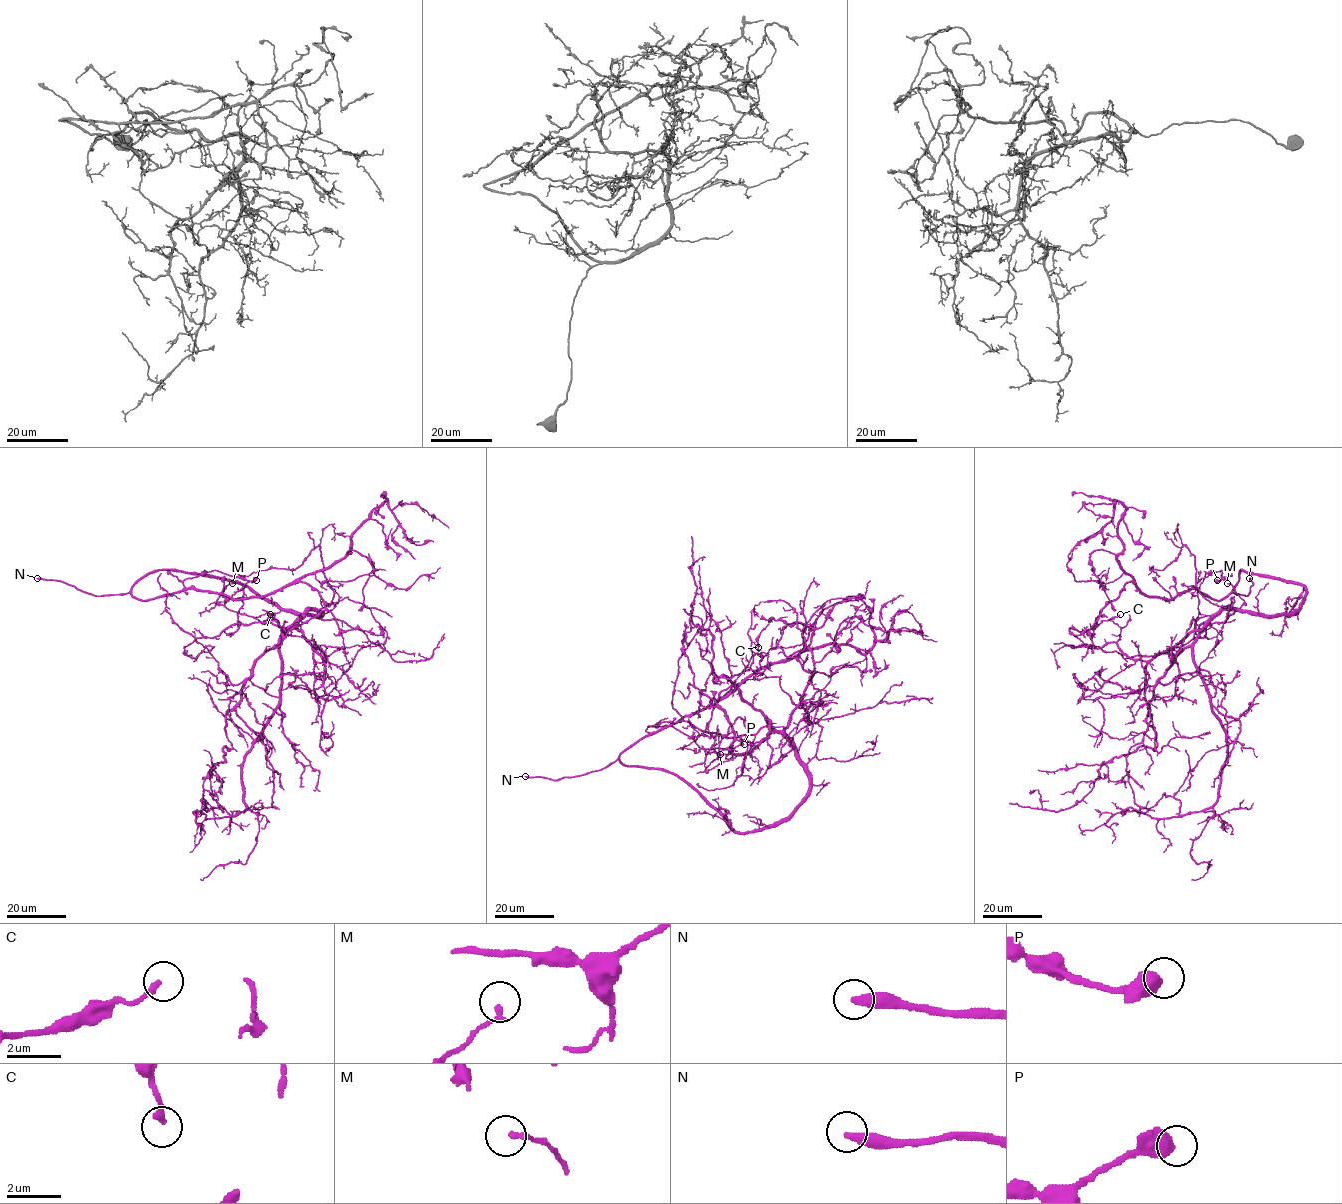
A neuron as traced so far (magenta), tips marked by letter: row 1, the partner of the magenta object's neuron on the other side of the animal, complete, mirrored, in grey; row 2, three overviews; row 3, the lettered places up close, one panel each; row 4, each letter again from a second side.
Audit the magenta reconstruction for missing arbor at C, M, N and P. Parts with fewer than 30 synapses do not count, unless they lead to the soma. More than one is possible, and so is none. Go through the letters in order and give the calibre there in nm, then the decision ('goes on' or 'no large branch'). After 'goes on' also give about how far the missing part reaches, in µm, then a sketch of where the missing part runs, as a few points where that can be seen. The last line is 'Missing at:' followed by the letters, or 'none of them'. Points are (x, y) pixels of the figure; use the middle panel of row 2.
C: calibre 240 nm; no large branch
M: calibre 170 nm; no large branch
N: calibre 360 nm; goes on; missing 300 µm
P: calibre 600 nm; no large branch
Missing at: N

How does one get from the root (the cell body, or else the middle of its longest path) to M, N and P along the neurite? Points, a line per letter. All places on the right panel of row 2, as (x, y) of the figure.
M: (1281, 579), (1305, 589), (1296, 611), (1223, 609), (1200, 629), (1223, 623), (1244, 601), (1227, 583)
N: (1281, 579), (1241, 570), (1232, 591), (1247, 595), (1253, 585), (1249, 578)
P: (1281, 579), (1241, 570), (1233, 589), (1219, 600), (1196, 588), (1201, 578), (1221, 570), (1222, 578), (1217, 580)

